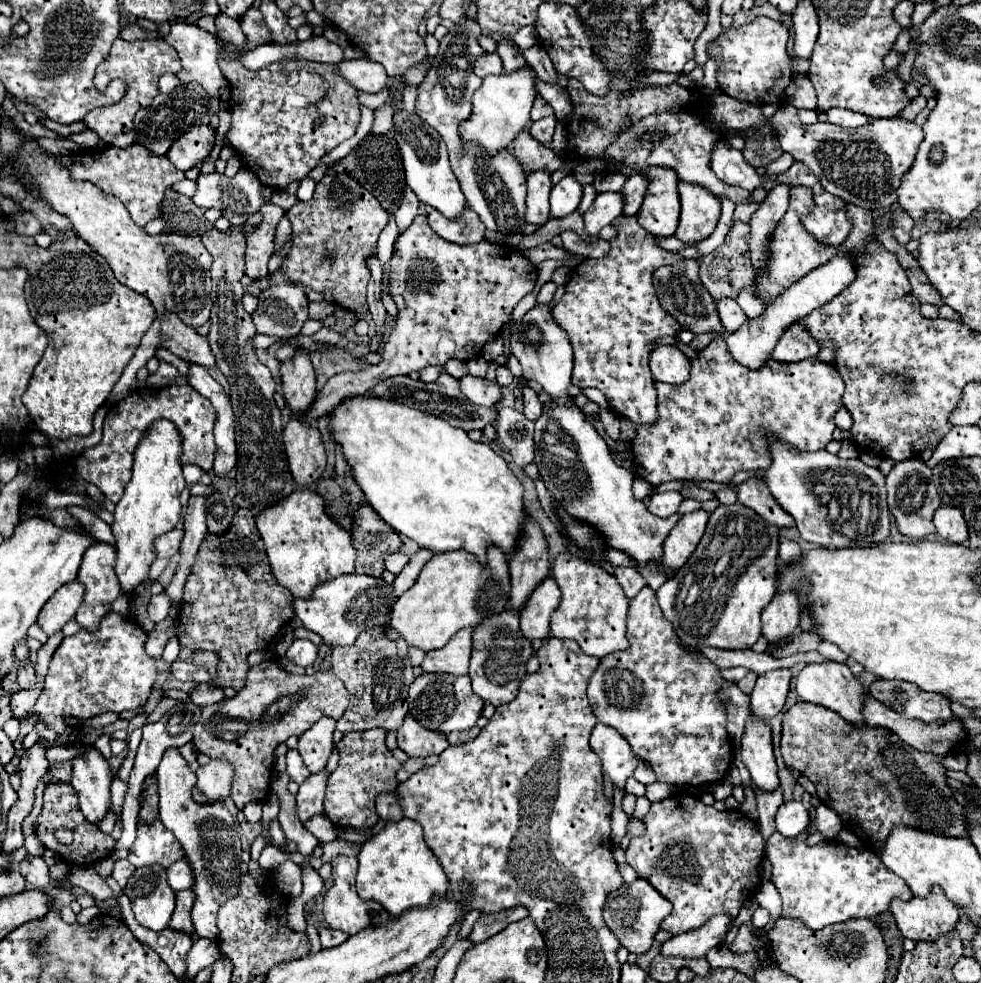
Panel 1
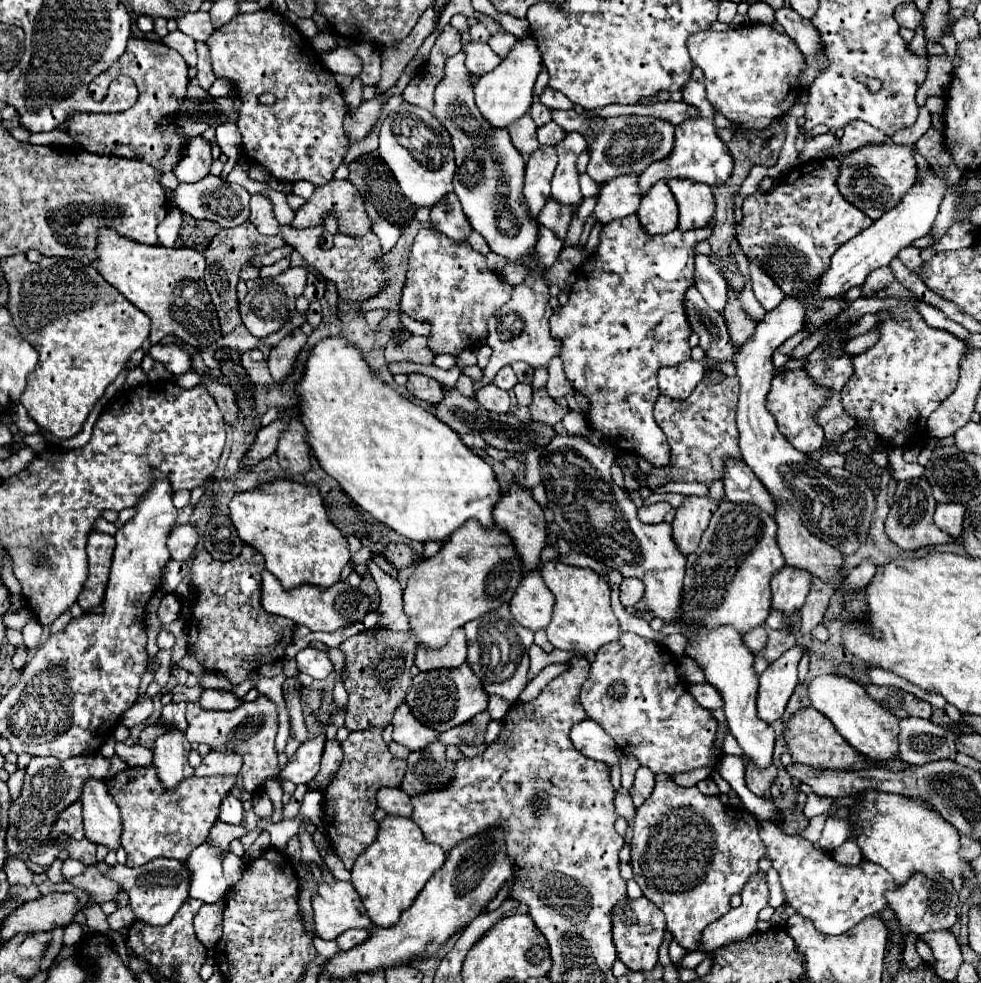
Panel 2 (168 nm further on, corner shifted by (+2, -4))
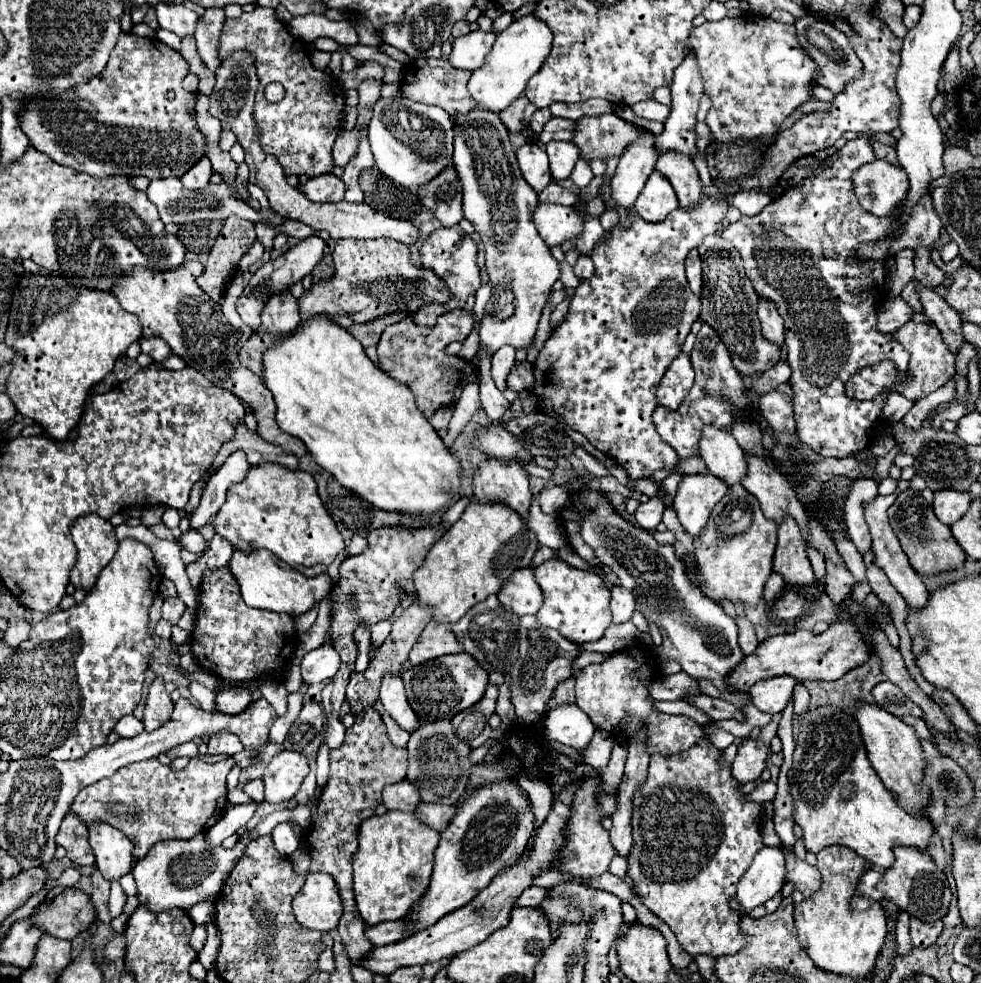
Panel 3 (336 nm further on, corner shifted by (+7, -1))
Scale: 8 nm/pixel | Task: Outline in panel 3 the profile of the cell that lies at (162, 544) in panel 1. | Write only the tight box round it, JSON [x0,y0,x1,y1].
[179,528,207,552]

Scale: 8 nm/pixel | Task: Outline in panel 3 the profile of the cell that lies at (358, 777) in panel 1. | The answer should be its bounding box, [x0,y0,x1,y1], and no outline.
[303,708,407,964]

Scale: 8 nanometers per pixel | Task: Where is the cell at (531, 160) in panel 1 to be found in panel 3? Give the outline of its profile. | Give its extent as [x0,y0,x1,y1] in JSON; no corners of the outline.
[499,94,529,134]

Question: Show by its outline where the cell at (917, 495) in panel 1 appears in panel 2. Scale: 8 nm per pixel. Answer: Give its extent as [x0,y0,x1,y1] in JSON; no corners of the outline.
[886,477,954,551]

